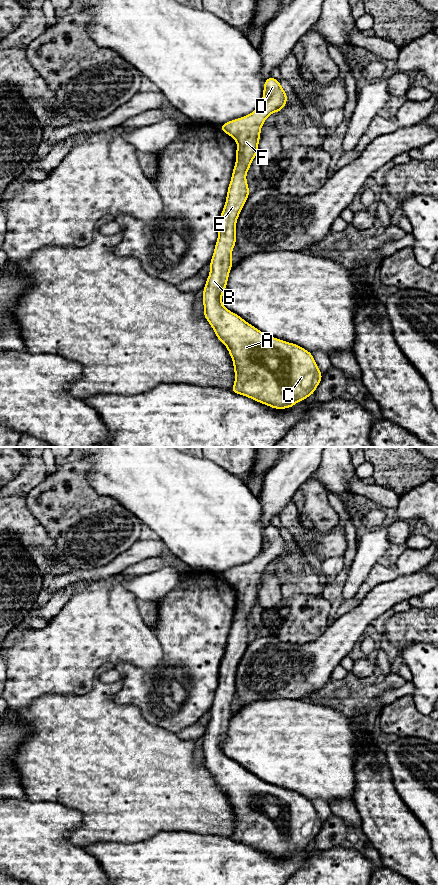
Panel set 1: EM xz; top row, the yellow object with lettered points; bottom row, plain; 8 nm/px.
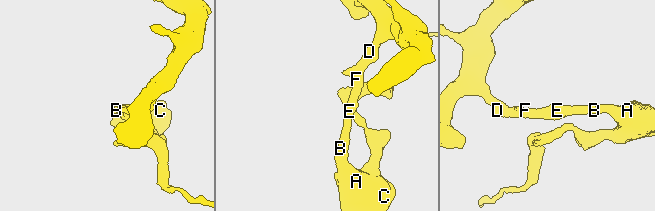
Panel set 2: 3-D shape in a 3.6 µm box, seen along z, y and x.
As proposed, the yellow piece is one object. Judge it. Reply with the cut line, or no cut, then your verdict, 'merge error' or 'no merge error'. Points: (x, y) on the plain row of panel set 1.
no cut | no merge error

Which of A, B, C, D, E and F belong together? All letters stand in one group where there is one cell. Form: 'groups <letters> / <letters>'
groups A B C D E F

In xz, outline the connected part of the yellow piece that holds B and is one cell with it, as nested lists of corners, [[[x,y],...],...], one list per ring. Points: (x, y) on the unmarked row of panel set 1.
[[[269,525],[264,529],[263,547],[258,556],[249,563],[220,573],[221,579],[237,589],[236,612],[229,631],[225,654],[219,667],[218,688],[210,709],[211,718],[202,745],[204,765],[212,774],[218,788],[227,795],[233,808],[235,831],[230,838],[274,857],[291,856],[298,849],[311,844],[323,824],[311,800],[297,792],[276,787],[259,779],[225,756],[221,744],[226,737],[234,709],[231,701],[236,692],[236,670],[250,641],[246,620],[250,618],[250,612],[257,604],[262,572],[270,562],[281,559],[286,551],[287,541],[282,537],[280,529]]]

